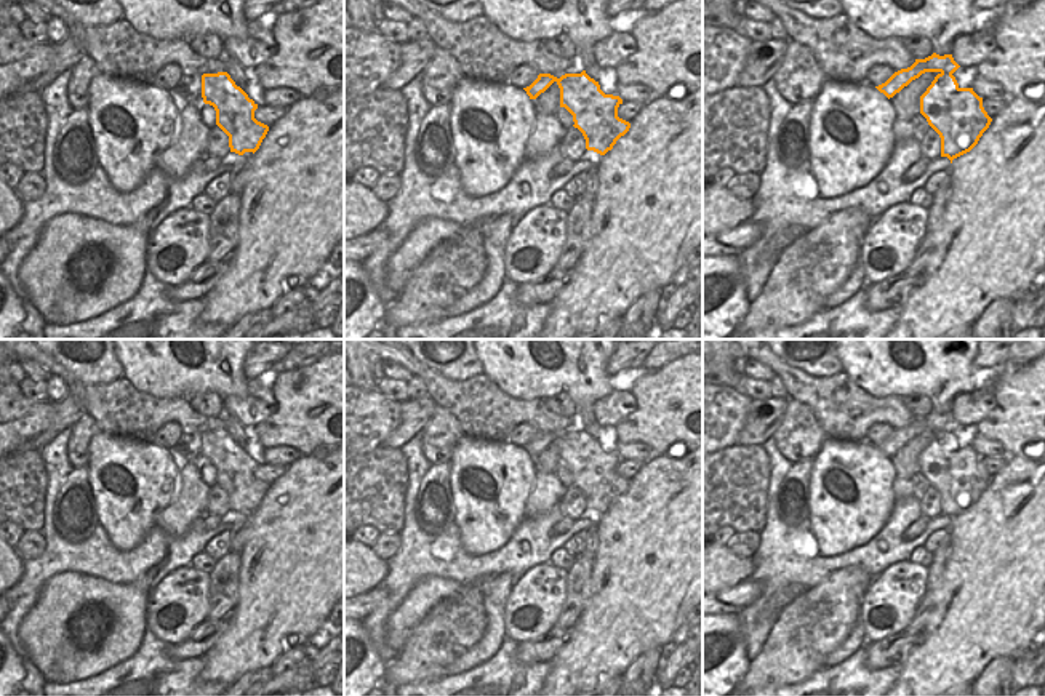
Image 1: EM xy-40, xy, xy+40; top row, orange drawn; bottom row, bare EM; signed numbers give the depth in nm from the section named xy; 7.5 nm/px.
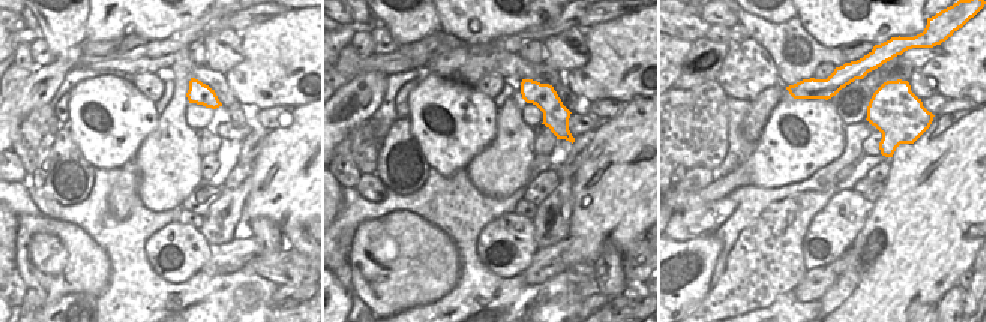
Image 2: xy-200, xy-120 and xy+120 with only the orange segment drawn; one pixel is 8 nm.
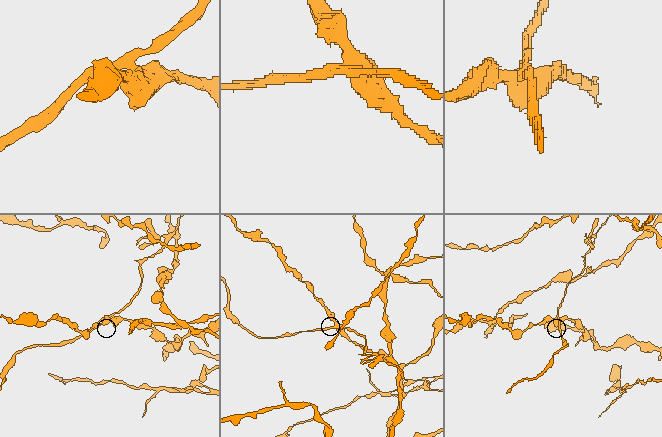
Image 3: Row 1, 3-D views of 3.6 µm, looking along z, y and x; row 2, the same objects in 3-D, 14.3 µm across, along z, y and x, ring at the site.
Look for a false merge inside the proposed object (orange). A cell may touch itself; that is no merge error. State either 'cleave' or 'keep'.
cleave

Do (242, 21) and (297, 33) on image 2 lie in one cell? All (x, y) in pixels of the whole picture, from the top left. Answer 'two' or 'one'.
two

